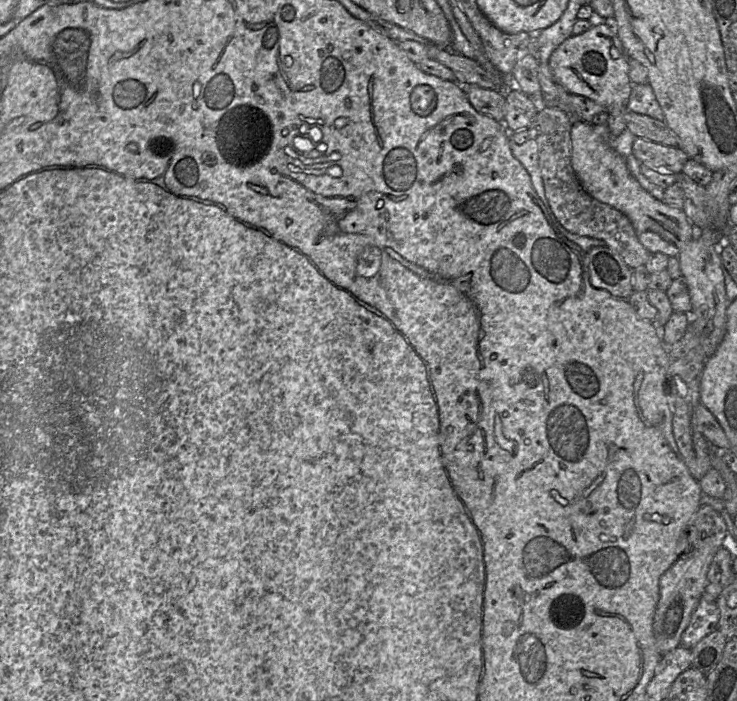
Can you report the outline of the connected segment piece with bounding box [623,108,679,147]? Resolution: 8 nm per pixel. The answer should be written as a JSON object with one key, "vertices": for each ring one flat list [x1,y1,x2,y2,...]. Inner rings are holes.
{"vertices":[[627,108,623,112,623,118,627,128,636,137,641,137,665,146,677,147,679,145,678,136,664,121,648,115,638,114]]}

